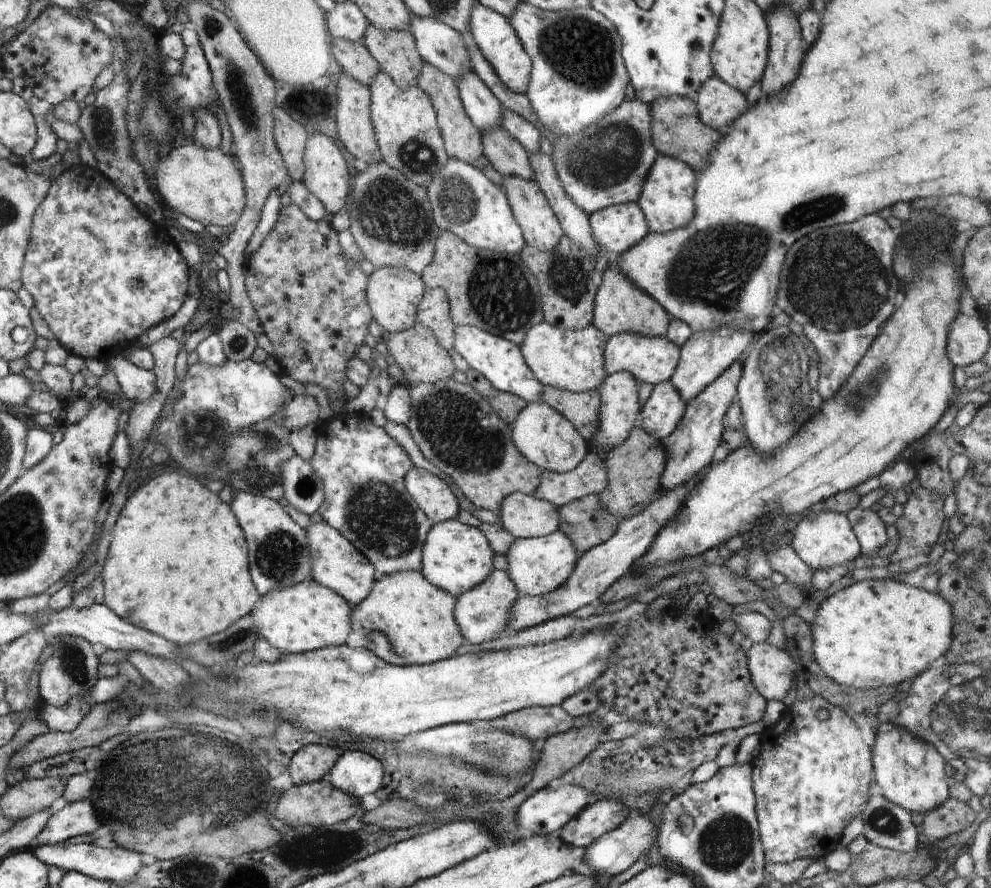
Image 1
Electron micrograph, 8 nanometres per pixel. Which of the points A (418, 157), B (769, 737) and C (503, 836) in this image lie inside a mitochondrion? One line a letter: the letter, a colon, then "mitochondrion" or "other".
A: mitochondrion
B: other
C: other

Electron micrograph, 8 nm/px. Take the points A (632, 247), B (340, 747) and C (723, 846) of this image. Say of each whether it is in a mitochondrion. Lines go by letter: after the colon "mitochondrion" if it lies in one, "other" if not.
A: other
B: other
C: mitochondrion

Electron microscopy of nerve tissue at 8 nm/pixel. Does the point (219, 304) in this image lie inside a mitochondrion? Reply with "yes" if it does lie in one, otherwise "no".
no

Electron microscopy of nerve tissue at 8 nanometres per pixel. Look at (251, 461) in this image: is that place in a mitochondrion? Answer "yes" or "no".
yes

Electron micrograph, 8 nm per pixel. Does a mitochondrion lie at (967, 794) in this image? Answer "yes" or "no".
no

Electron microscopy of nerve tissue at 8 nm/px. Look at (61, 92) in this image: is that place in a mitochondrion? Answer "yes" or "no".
no

